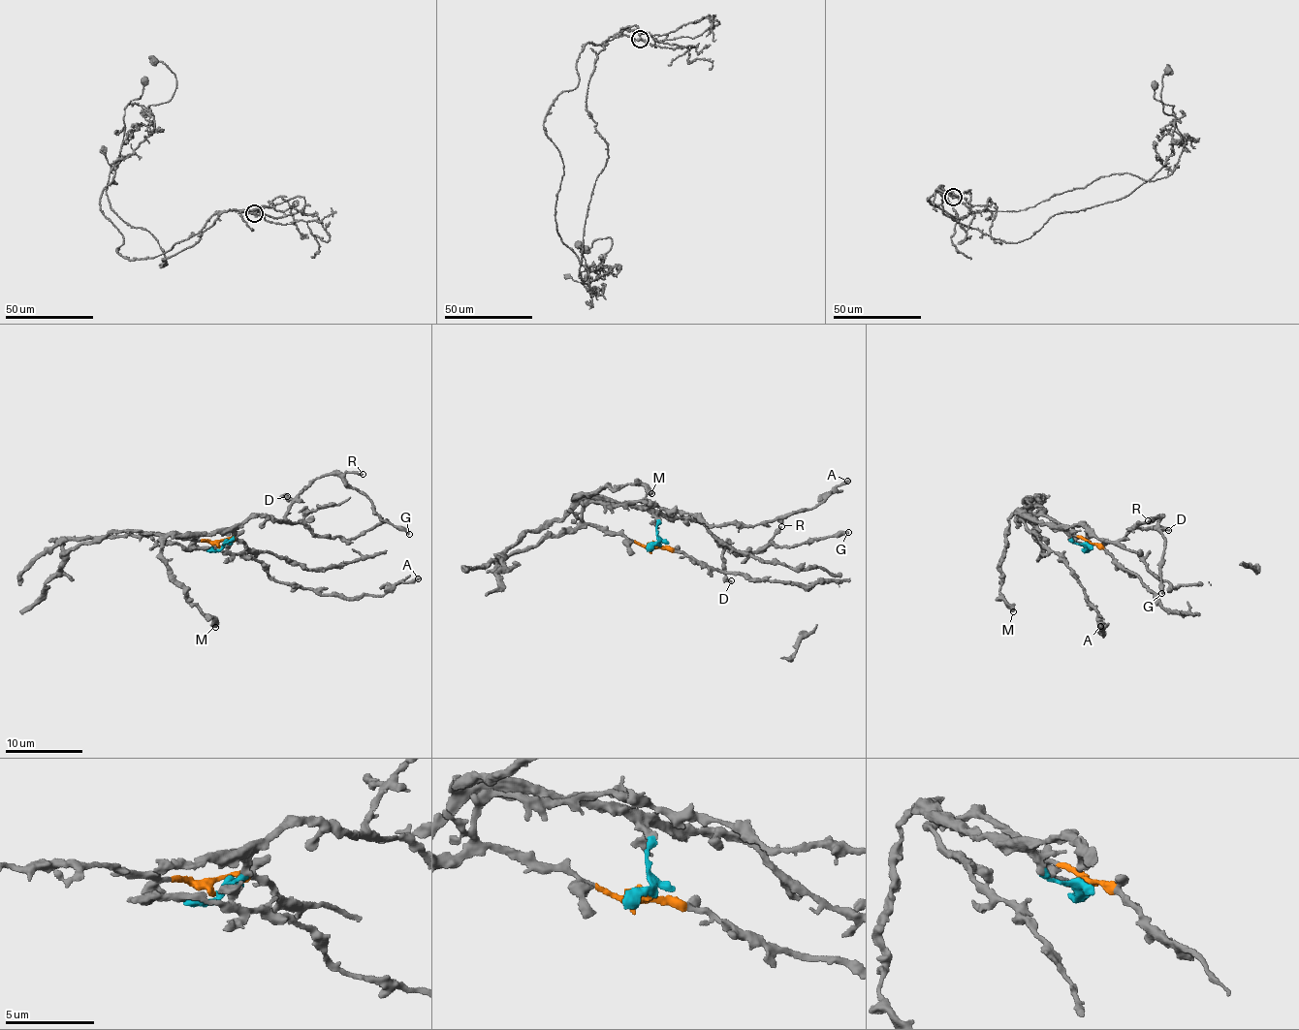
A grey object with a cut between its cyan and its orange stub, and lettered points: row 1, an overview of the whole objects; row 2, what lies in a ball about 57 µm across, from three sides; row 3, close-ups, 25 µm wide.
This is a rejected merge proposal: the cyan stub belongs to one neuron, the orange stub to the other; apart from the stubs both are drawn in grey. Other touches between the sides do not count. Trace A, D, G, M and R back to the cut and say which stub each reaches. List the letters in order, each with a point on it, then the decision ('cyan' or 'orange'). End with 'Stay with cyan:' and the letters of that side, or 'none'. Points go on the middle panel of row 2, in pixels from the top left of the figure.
A: place (847, 481); orange
D: place (731, 580); cyan
G: place (848, 532); cyan
M: place (651, 493); cyan
R: place (781, 526); cyan
Stay with cyan: D, G, M, R

